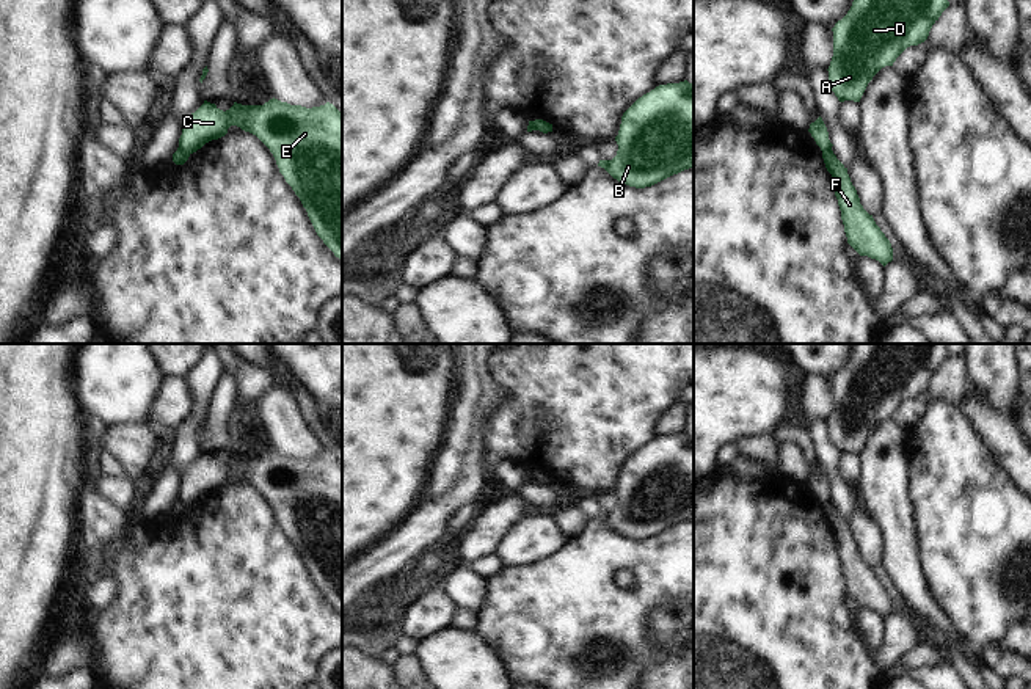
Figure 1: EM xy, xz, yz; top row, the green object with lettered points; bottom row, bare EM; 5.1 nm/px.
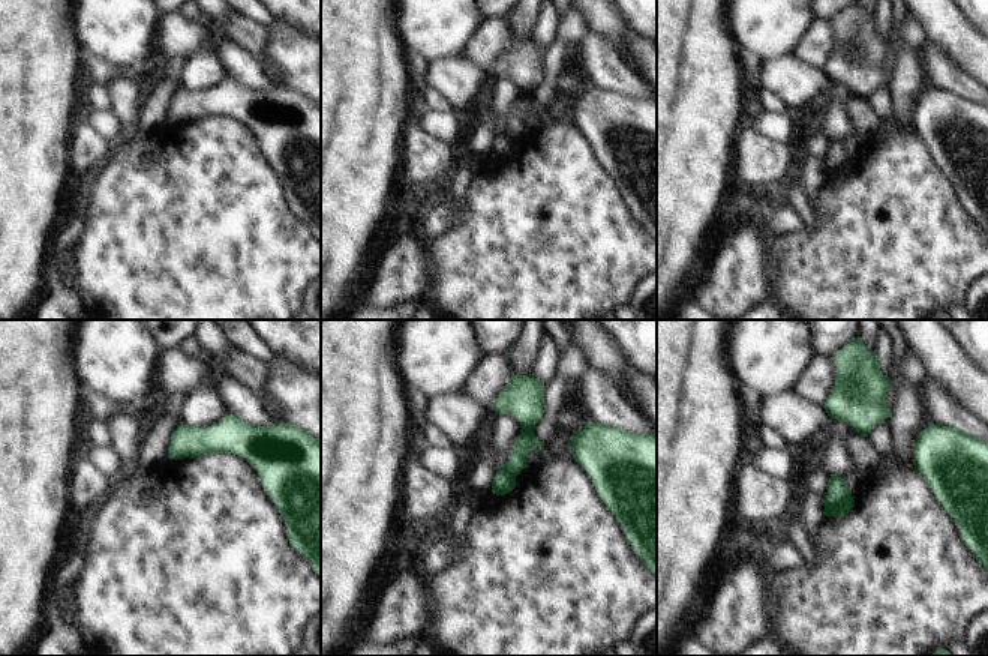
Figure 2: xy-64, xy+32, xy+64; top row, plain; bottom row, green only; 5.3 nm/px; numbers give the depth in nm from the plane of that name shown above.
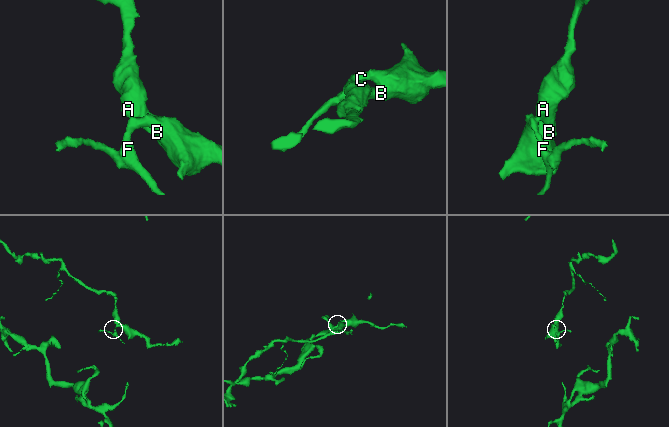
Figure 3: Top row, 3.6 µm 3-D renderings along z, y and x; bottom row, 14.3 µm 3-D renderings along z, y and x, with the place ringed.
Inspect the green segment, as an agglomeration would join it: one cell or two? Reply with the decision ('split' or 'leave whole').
split

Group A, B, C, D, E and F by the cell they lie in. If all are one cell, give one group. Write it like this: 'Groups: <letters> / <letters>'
Groups: A B C D E / F.

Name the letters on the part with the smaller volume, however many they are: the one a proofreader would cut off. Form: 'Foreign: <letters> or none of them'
Foreign: F

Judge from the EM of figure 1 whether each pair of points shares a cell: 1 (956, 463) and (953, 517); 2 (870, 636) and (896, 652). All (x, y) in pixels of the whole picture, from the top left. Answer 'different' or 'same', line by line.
1: same
2: different

